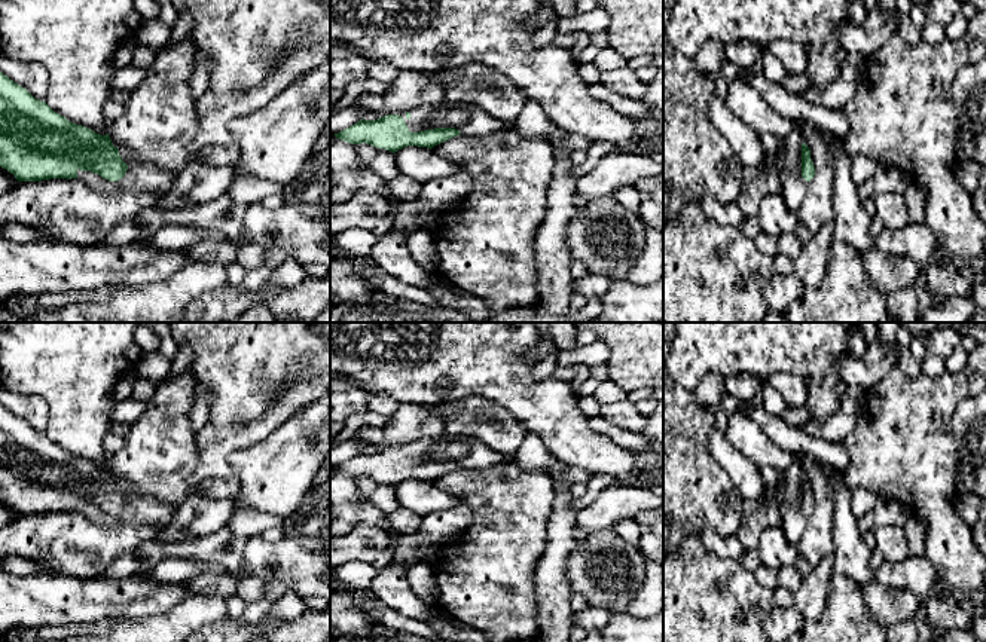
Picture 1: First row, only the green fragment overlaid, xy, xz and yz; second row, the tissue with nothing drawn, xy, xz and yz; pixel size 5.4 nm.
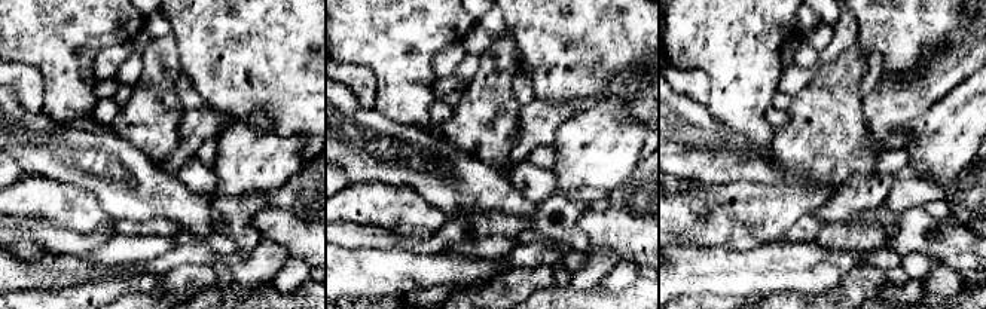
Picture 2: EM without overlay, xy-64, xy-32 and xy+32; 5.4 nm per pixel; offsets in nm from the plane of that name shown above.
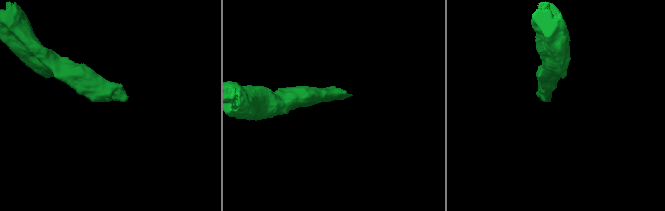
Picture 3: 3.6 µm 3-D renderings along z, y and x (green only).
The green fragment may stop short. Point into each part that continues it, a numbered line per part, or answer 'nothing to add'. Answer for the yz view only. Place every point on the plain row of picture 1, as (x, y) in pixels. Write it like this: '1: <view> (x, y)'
1: yz (787, 495)

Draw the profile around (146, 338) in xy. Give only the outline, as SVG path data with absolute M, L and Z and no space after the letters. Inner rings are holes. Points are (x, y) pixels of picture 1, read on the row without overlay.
M138 322L135 328L135 340L140 345L143 357L158 352L159 349L159 336L149 327L147 322Z

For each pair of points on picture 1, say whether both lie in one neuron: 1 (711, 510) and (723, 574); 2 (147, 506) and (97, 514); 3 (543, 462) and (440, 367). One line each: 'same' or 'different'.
1: different
2: same
3: different

